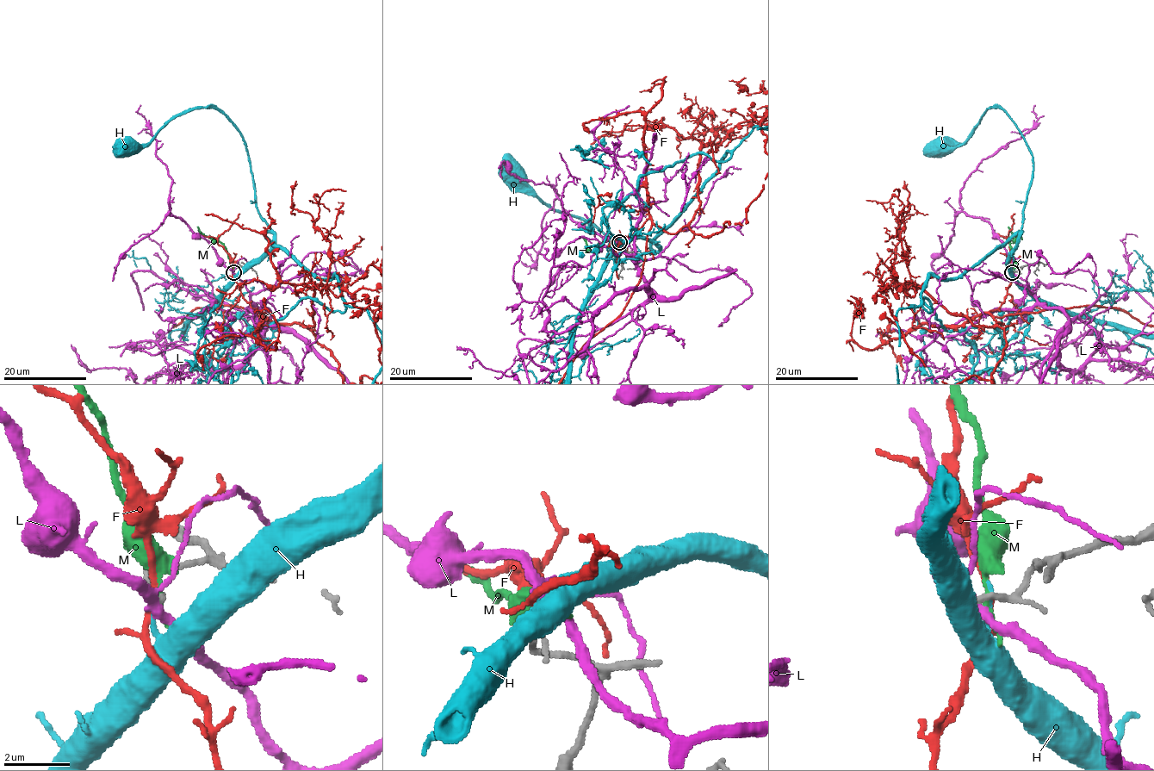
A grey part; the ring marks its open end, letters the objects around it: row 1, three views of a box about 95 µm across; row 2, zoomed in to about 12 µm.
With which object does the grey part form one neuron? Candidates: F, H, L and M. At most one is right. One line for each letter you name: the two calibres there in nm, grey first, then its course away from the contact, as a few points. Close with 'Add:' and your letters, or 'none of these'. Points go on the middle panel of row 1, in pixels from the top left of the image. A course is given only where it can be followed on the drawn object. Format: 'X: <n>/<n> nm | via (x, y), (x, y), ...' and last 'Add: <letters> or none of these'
Add: none of these

